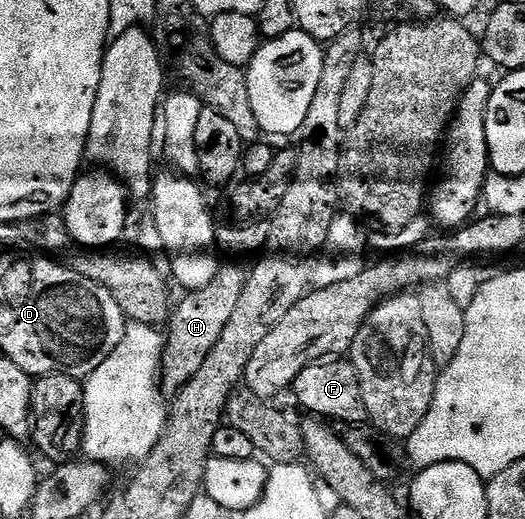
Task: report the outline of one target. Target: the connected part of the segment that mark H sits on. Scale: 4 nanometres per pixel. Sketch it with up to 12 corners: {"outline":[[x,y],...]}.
{"outline":[[241,263],[185,293],[168,322],[160,386],[204,366],[246,285]]}

